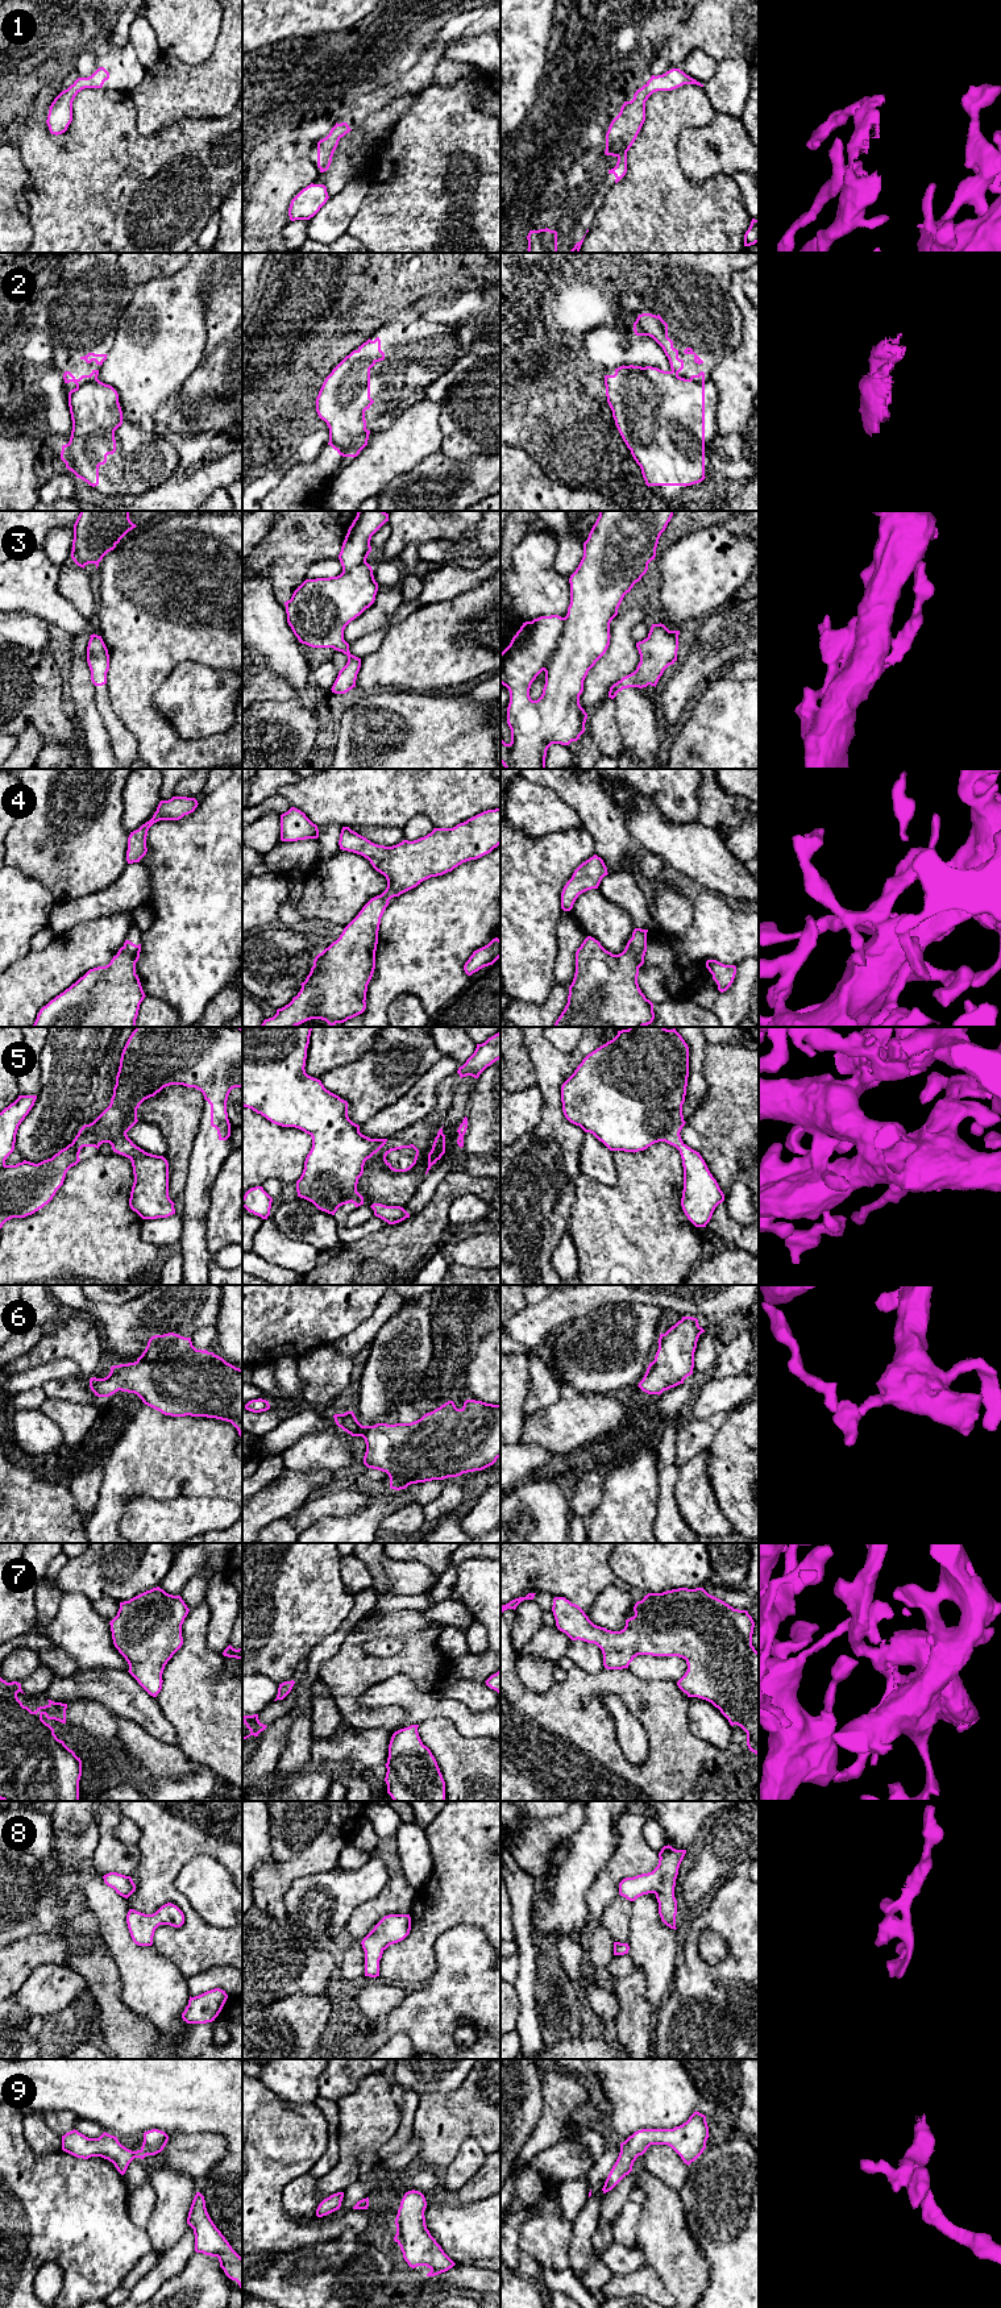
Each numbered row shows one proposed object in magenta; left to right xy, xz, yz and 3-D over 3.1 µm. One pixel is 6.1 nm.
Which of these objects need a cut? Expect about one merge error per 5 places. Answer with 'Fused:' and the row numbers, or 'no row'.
Fused: 2

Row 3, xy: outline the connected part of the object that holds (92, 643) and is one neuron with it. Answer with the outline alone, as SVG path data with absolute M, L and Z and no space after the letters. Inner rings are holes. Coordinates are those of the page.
M91 635L87 646L87 662L91 670L91 681L95 686L107 683L109 670L109 654L101 636Z

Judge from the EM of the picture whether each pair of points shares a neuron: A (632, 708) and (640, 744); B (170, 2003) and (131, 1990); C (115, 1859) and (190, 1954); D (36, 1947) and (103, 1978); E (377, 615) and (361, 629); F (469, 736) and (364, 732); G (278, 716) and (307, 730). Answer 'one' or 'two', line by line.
A: one
B: one
C: two
D: two
E: one
F: one
G: one

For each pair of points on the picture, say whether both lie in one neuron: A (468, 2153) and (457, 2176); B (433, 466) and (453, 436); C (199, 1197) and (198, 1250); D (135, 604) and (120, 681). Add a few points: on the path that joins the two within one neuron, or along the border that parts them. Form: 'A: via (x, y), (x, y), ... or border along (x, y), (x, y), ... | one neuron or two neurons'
A: via (468, 2158), (468, 2162), (460, 2171) | one neuron
B: border along (441, 450), (457, 461), (473, 457) | two neurons
C: via (195, 1210), (195, 1236) | one neuron
D: via (135, 623), (135, 662) | one neuron

